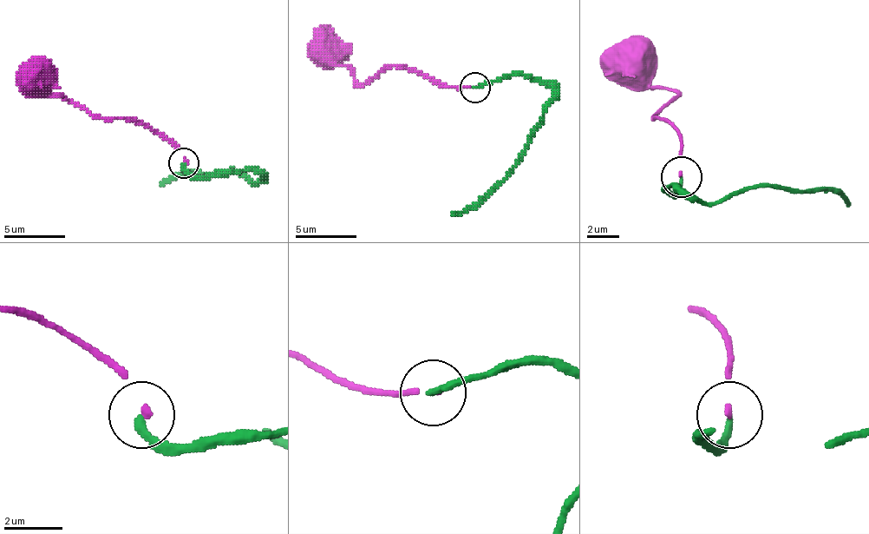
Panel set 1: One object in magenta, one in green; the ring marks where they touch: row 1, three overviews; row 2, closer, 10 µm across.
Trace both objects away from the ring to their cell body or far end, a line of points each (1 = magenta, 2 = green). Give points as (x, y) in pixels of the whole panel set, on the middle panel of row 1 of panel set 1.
1: (476, 87), (448, 87), (418, 71), (384, 65), (360, 83), (345, 65), (333, 62), (317, 50), (321, 50)
2: (476, 87), (488, 81), (531, 75), (546, 83), (552, 102), (521, 160), (476, 202), (452, 215)

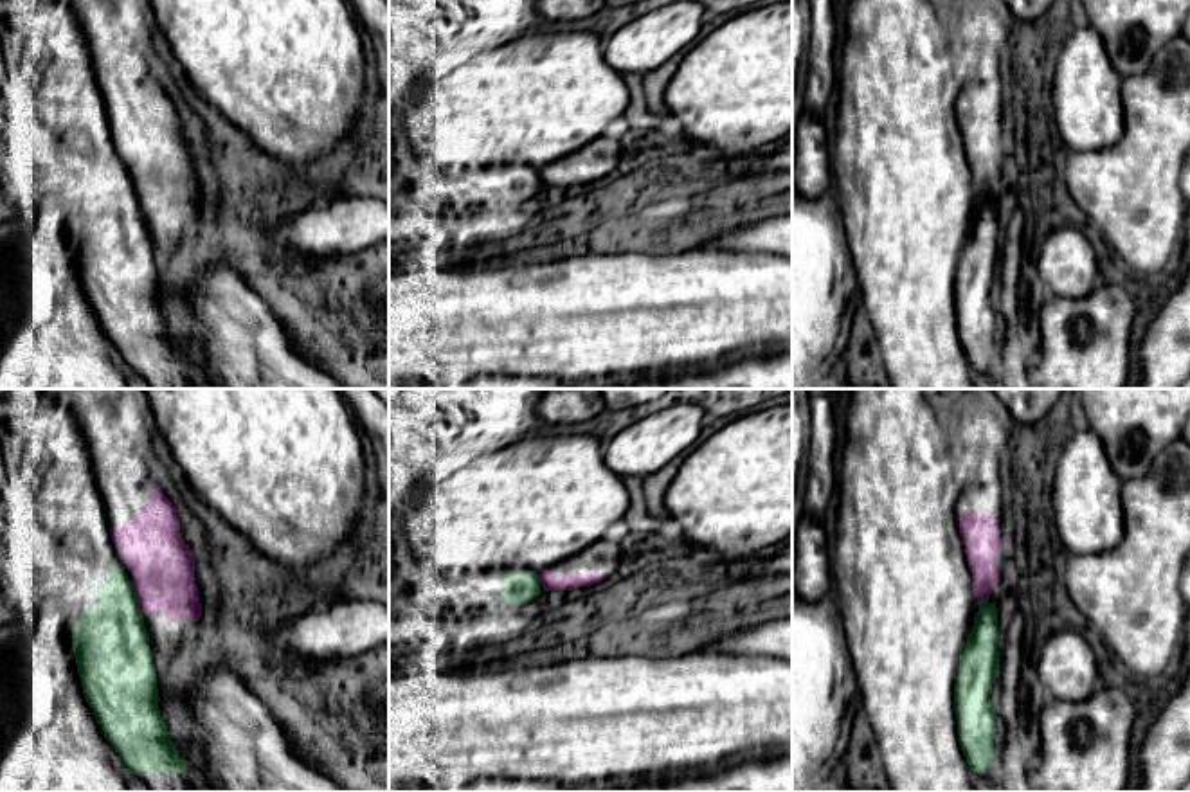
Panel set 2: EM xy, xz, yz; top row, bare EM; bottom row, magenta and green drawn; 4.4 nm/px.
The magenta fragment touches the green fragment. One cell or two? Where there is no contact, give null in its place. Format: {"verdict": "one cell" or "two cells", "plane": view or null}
{"verdict": "two cells", "plane": "xy"}

